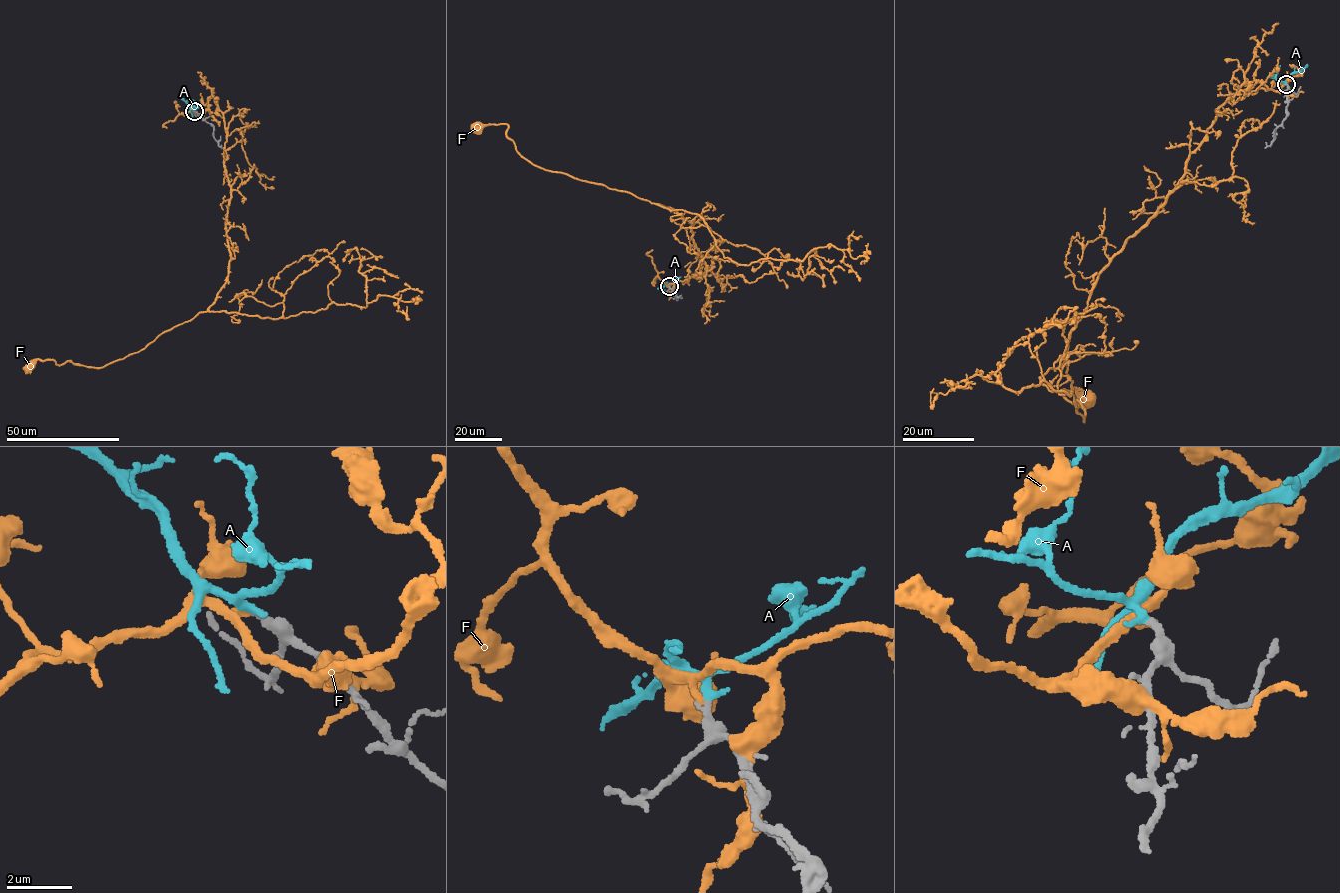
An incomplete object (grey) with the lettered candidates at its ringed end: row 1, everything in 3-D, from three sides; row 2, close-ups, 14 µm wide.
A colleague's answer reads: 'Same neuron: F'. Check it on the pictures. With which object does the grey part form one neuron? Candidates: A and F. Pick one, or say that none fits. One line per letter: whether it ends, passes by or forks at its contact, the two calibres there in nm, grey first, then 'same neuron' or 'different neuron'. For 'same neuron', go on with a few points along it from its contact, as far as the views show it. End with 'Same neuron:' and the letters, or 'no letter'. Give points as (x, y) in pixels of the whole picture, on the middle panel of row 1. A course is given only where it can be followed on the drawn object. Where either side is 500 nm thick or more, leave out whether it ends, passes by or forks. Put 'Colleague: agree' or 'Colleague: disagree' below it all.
A: it passes by; 280 nm thick on the grey side, 200 nm on the other; same neuron; it runs (669, 286), (666, 284), (657, 288)
F: it passes by; 240 nm thick on the grey side, 200 nm on the other; different neuron
Same neuron: A
Colleague: disagree

